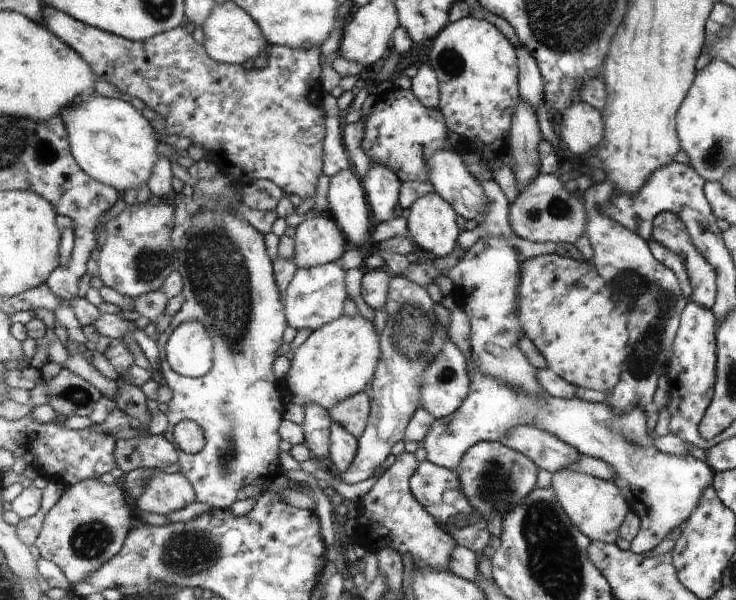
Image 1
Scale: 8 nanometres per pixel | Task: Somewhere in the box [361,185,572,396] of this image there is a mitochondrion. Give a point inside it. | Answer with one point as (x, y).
(414, 339)

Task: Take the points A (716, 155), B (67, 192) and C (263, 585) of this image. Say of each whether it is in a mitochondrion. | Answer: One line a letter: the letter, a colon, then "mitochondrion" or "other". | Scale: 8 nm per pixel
A: mitochondrion
B: other
C: other

